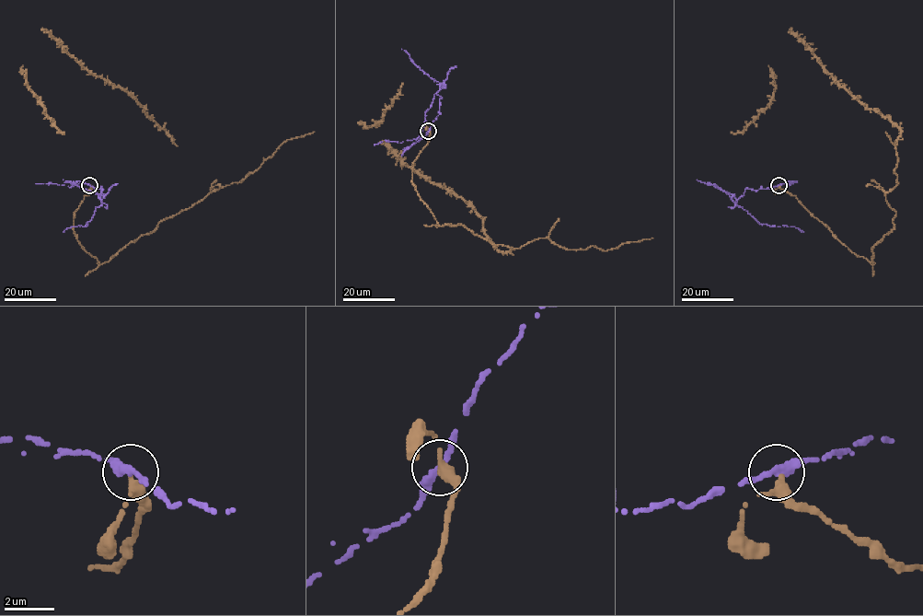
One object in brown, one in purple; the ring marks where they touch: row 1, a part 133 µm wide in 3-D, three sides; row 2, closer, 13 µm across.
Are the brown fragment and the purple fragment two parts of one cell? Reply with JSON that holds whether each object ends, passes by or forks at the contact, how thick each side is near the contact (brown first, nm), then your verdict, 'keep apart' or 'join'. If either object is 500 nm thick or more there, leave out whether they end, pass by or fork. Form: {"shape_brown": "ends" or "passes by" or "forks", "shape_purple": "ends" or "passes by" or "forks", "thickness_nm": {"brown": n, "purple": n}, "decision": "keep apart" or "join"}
{"shape_brown": "ends", "shape_purple": "passes by", "thickness_nm": {"brown": 400, "purple": 300}, "decision": "keep apart"}

